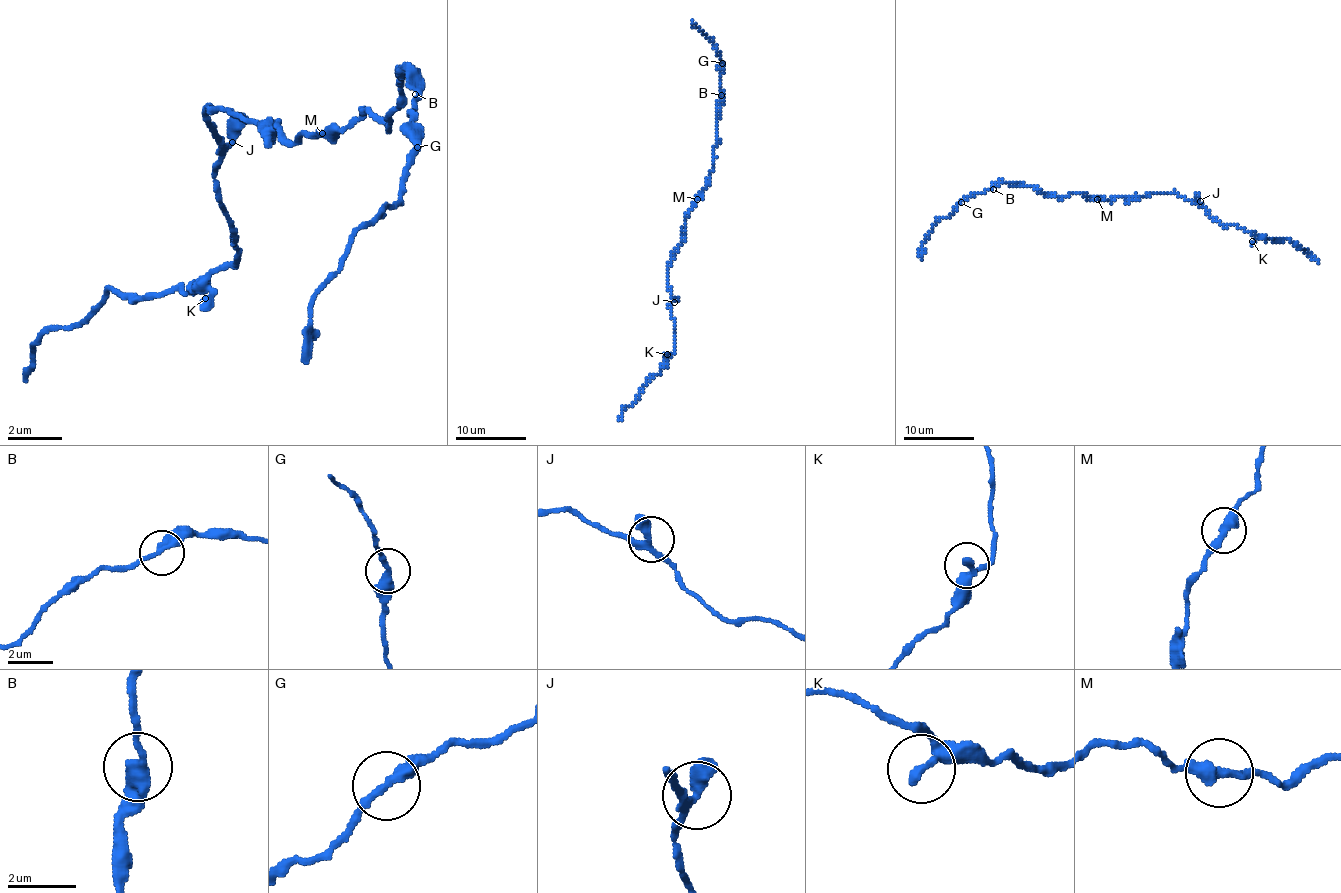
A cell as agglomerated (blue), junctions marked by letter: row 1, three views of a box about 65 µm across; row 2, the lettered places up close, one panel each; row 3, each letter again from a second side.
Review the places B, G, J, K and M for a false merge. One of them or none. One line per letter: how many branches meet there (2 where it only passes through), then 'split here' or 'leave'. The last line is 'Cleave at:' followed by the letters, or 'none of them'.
B: 2 | leave
G: 2 | split here
J: 2 | leave
K: 2 | leave
M: 2 | leave
Cleave at: G

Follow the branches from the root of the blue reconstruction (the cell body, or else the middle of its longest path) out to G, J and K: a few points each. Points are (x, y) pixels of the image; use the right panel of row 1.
G: (1114, 197), (1091, 199), (1073, 192), (1054, 197), (1031, 185), (995, 183), (961, 203)
J: (1114, 197), (1175, 192), (1200, 201)
K: (1114, 197), (1175, 192), (1202, 204), (1223, 225), (1238, 225), (1249, 231), (1256, 238), (1252, 241)

